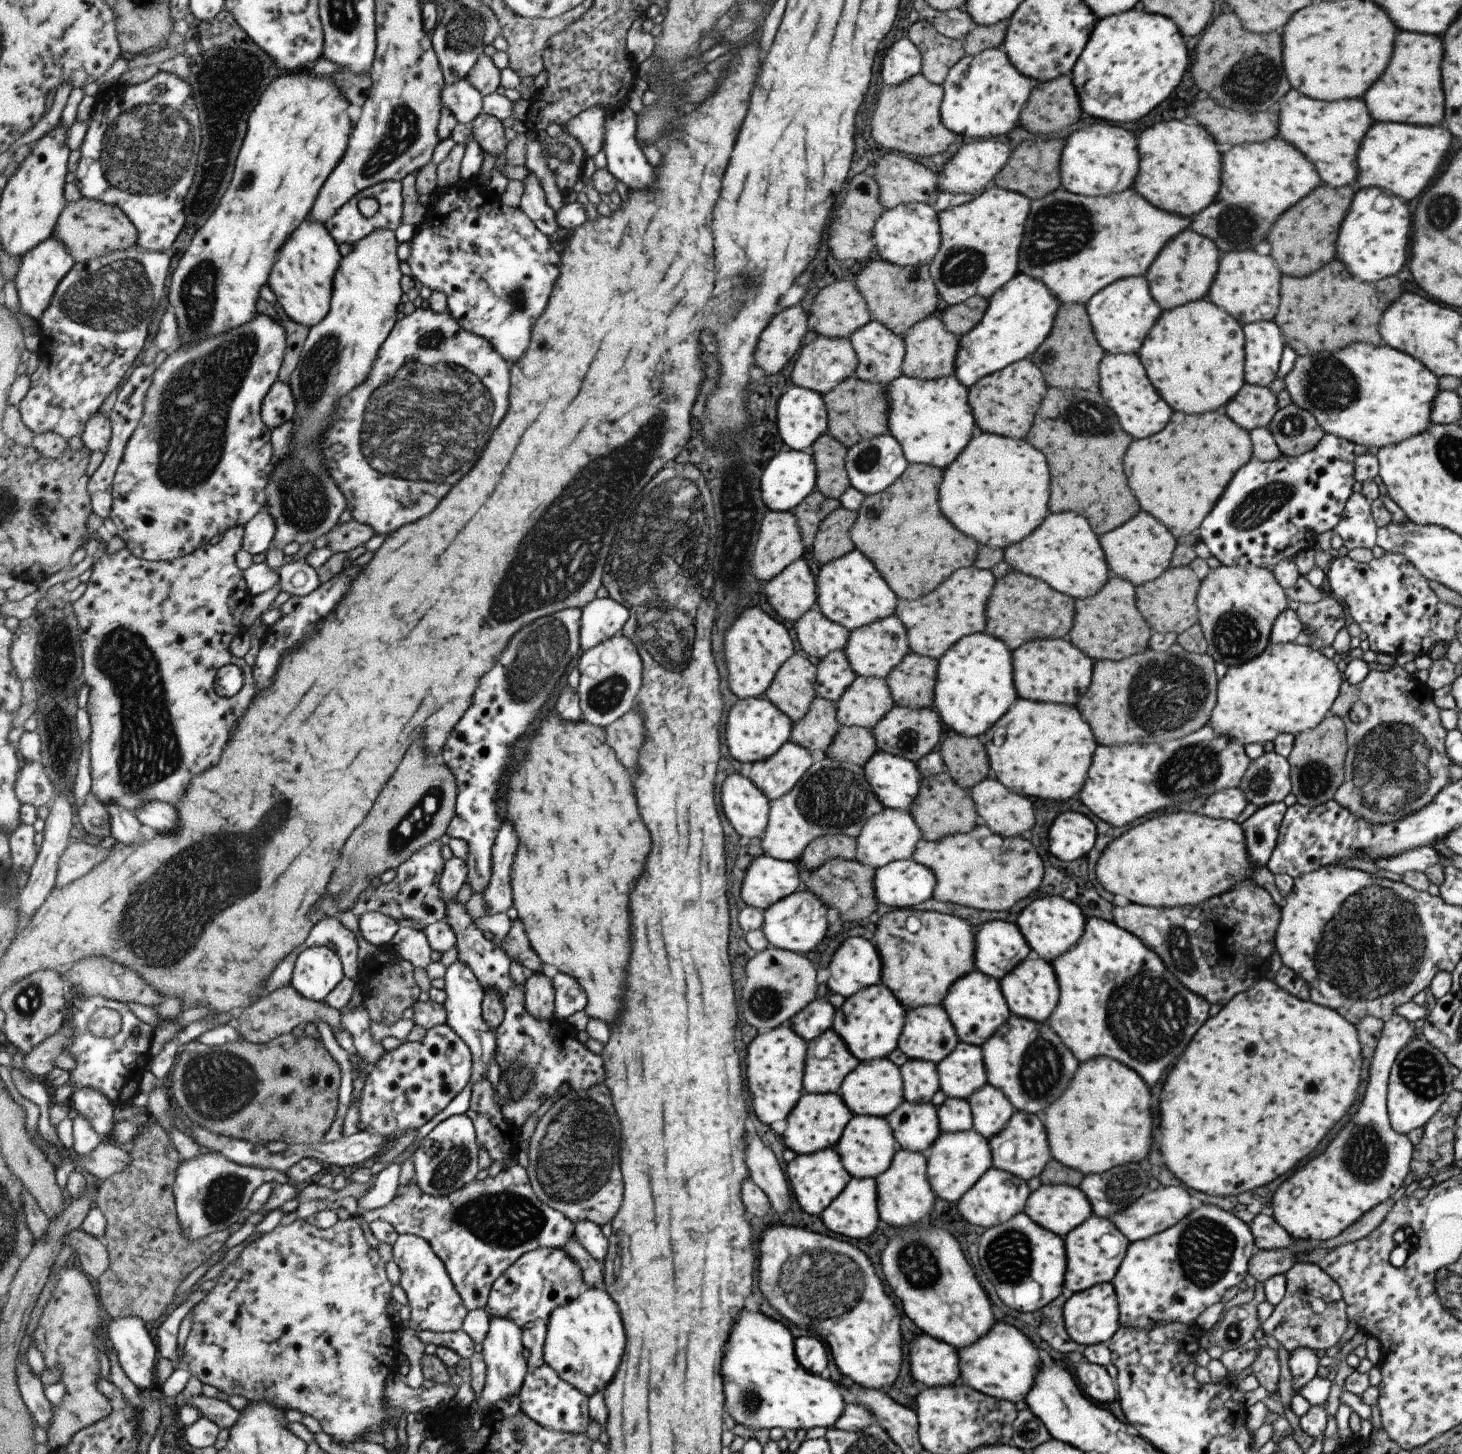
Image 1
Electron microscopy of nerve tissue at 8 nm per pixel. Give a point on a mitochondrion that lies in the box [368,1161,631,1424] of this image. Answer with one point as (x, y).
(504, 1220)

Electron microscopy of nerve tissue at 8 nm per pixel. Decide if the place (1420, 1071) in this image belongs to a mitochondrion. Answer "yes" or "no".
yes

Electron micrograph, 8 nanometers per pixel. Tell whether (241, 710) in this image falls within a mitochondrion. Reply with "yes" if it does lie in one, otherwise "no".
no

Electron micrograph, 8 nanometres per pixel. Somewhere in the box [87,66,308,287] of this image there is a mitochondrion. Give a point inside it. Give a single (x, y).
(143, 152)

